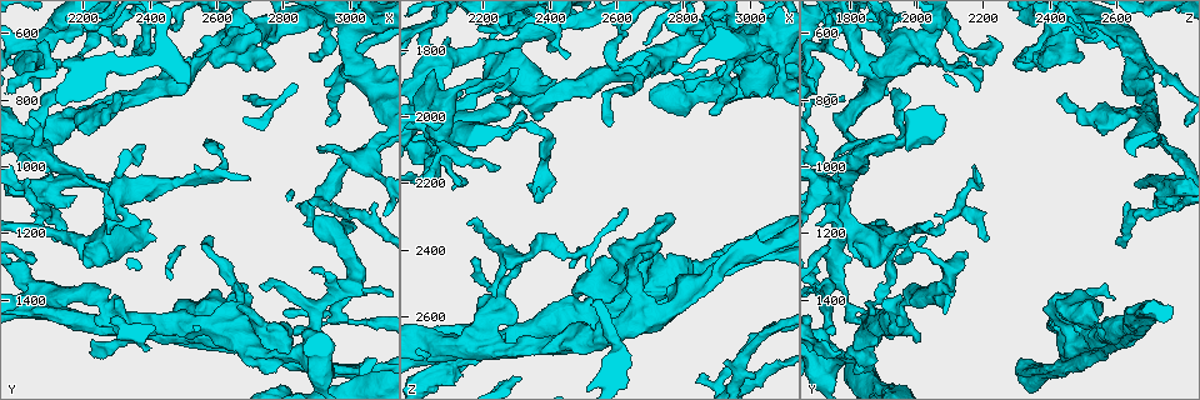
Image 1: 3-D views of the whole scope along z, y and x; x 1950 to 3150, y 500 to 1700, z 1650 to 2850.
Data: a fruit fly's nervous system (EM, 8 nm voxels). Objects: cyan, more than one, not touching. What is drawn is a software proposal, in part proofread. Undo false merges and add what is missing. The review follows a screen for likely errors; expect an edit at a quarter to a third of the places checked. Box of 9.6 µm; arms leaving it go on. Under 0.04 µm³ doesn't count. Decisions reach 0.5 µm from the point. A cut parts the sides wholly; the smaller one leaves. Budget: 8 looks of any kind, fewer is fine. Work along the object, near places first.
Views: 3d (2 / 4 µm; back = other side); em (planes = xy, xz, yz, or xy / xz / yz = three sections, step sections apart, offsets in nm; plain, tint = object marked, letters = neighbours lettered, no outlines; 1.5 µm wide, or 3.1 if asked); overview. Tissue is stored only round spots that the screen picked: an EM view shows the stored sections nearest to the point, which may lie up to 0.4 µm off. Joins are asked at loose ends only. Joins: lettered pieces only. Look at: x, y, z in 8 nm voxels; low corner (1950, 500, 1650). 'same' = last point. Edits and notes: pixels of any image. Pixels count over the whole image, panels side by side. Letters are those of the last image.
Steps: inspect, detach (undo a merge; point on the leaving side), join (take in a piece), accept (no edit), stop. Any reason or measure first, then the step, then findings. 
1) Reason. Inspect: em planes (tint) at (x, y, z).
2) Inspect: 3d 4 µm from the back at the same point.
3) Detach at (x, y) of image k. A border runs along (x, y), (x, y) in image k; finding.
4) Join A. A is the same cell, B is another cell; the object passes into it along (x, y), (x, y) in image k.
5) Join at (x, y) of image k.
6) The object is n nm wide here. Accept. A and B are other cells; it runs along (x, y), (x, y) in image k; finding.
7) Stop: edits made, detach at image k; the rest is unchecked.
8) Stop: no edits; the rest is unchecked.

Branch stops here. Inspect: 3d 2 µm at (2050, 1260, 2150).

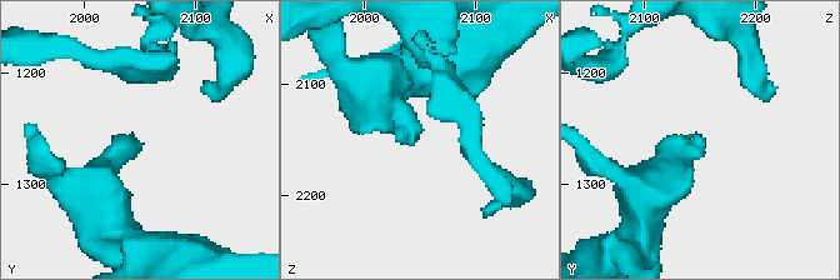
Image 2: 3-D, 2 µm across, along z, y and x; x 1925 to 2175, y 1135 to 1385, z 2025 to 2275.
Inspect: em planes (plain) at (2044, 1264, 2158).

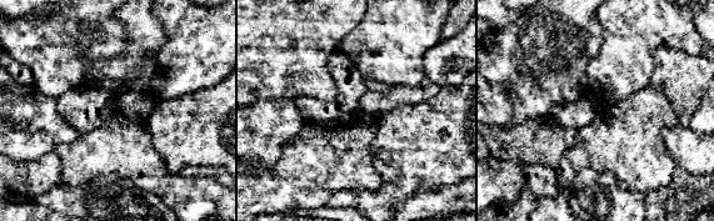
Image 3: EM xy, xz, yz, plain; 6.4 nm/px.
Inspect: em planes (letters) at the same point.

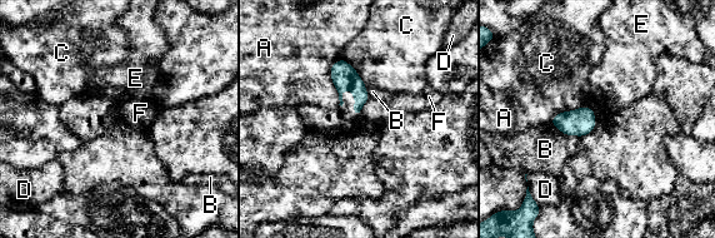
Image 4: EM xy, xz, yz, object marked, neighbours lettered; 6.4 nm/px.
Accept. A, B, C, D, E and F are other cells; none of them fits.

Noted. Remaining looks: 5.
Sharp bend. Inspect: em xz step 4 (tint) at (2560, 1420, 2440).

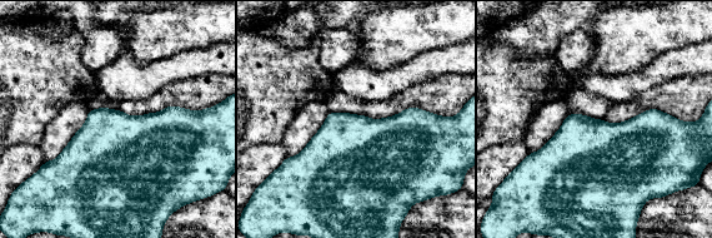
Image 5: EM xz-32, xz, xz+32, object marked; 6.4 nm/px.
Another direction. Inspect: em xy step 4 (letters) at the same point.

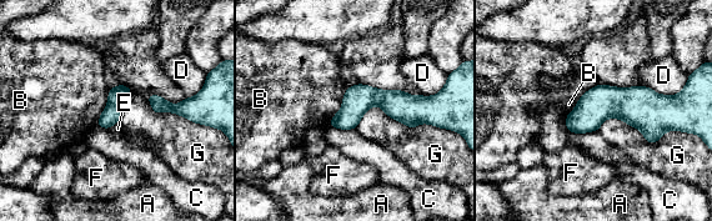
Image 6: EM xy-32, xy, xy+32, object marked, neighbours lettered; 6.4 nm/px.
The object is 140 nm wide here; the longest contact is with G, 500 nm. Accept. A, B, C, D, E, F and G are other cells; all the same neuron.

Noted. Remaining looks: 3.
Branch stops here. Inspect: em xy step 8 (letters) at (2570, 1220, 2020).

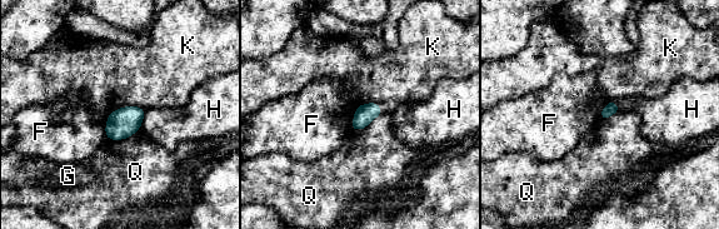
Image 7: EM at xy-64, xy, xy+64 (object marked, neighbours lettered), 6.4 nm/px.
Accept. F, G, H, K and Q are other cells; no lettered piece goes on from it.

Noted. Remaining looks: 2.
Stop: no edits; the rest is unchecked.

